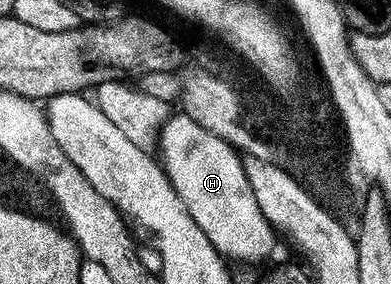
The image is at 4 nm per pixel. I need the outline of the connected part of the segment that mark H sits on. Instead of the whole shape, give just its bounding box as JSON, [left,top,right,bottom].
[159,112,274,264]

